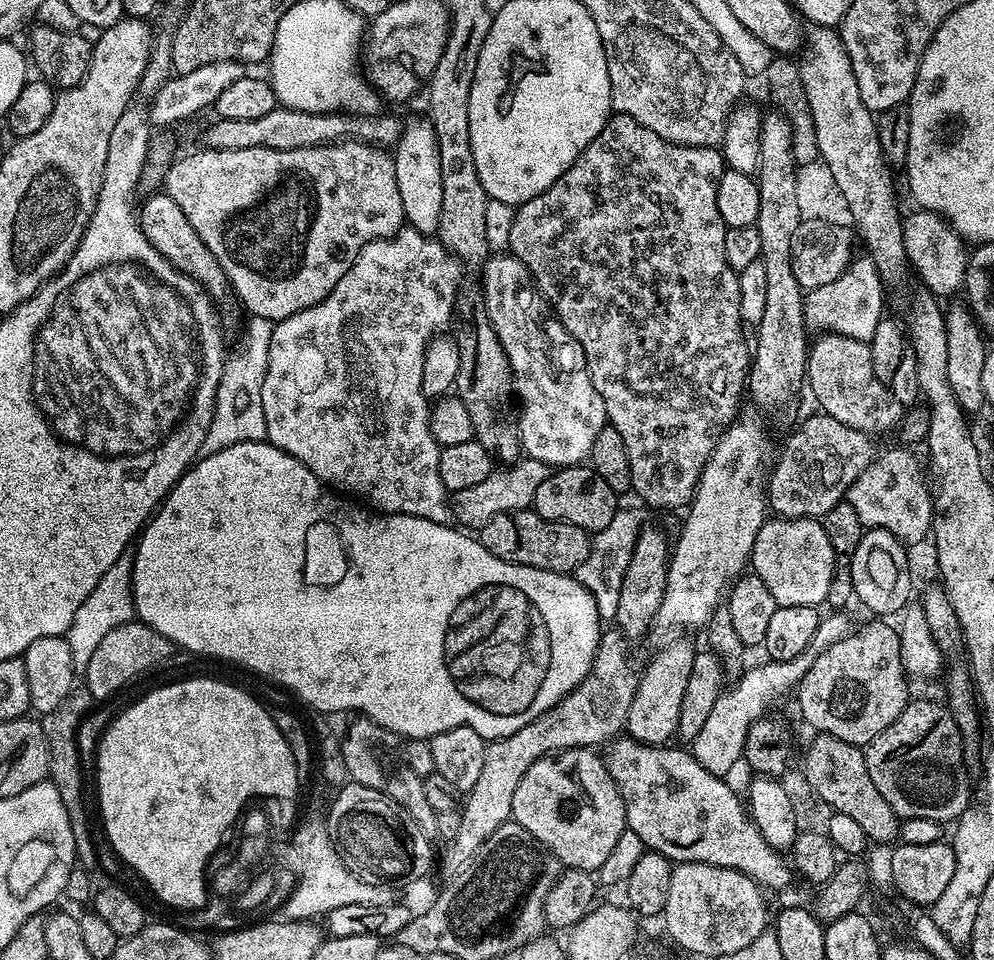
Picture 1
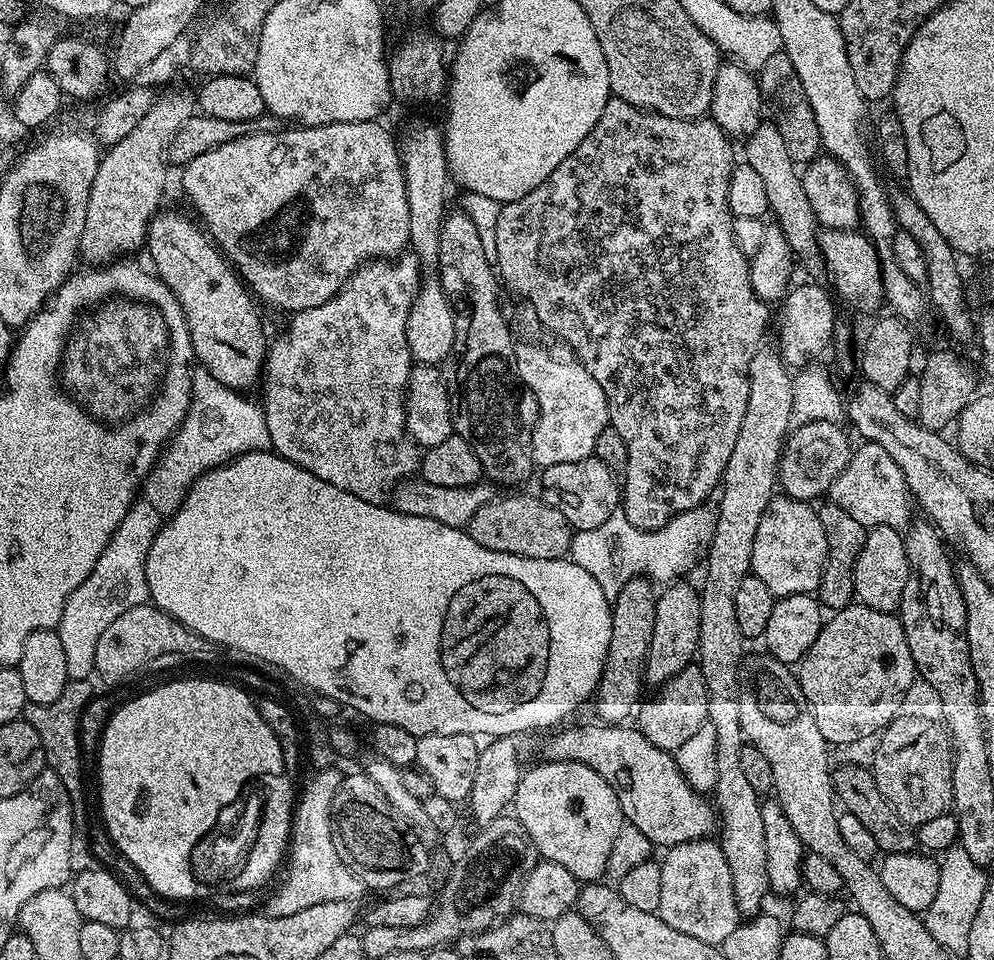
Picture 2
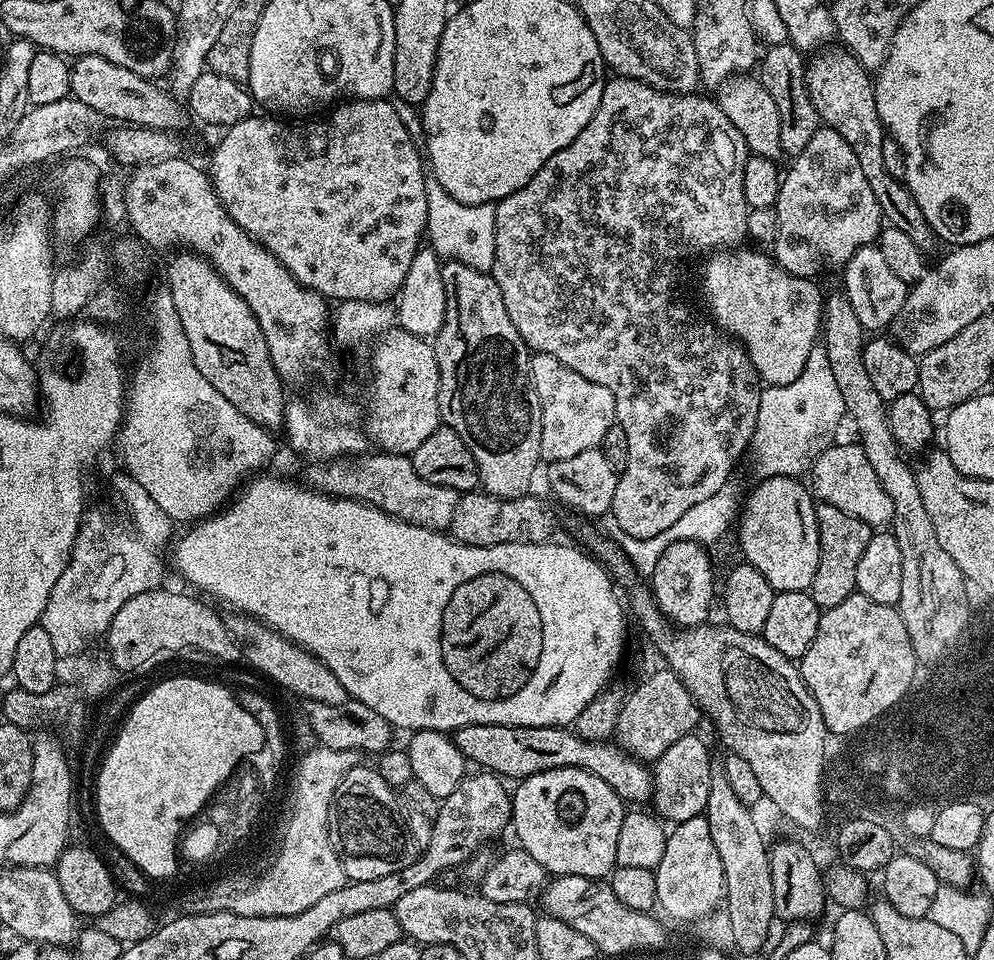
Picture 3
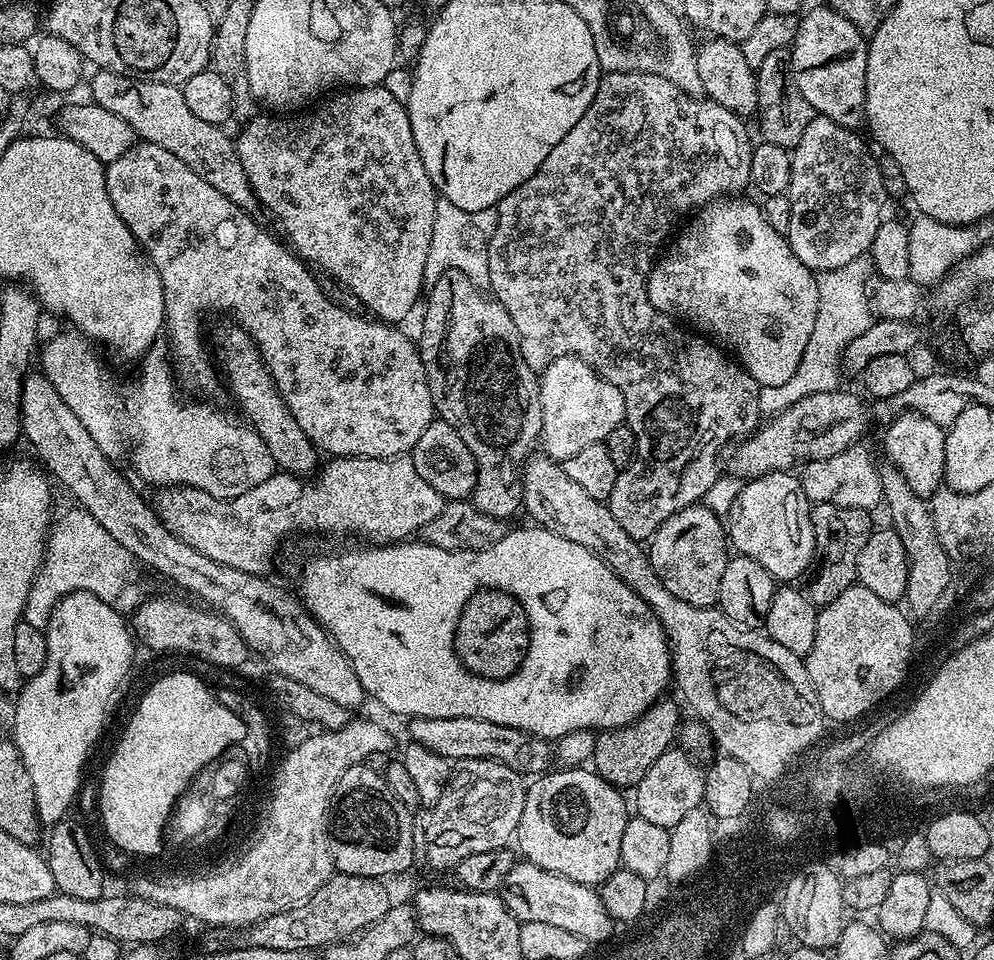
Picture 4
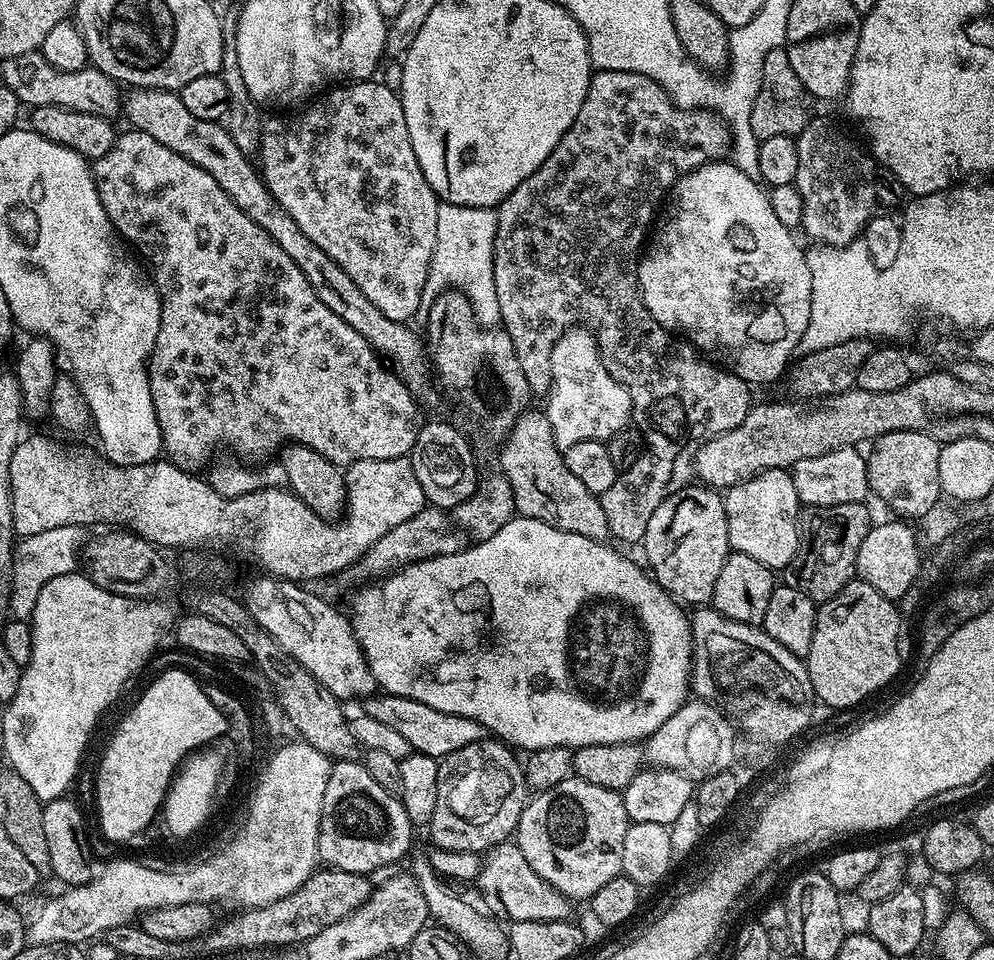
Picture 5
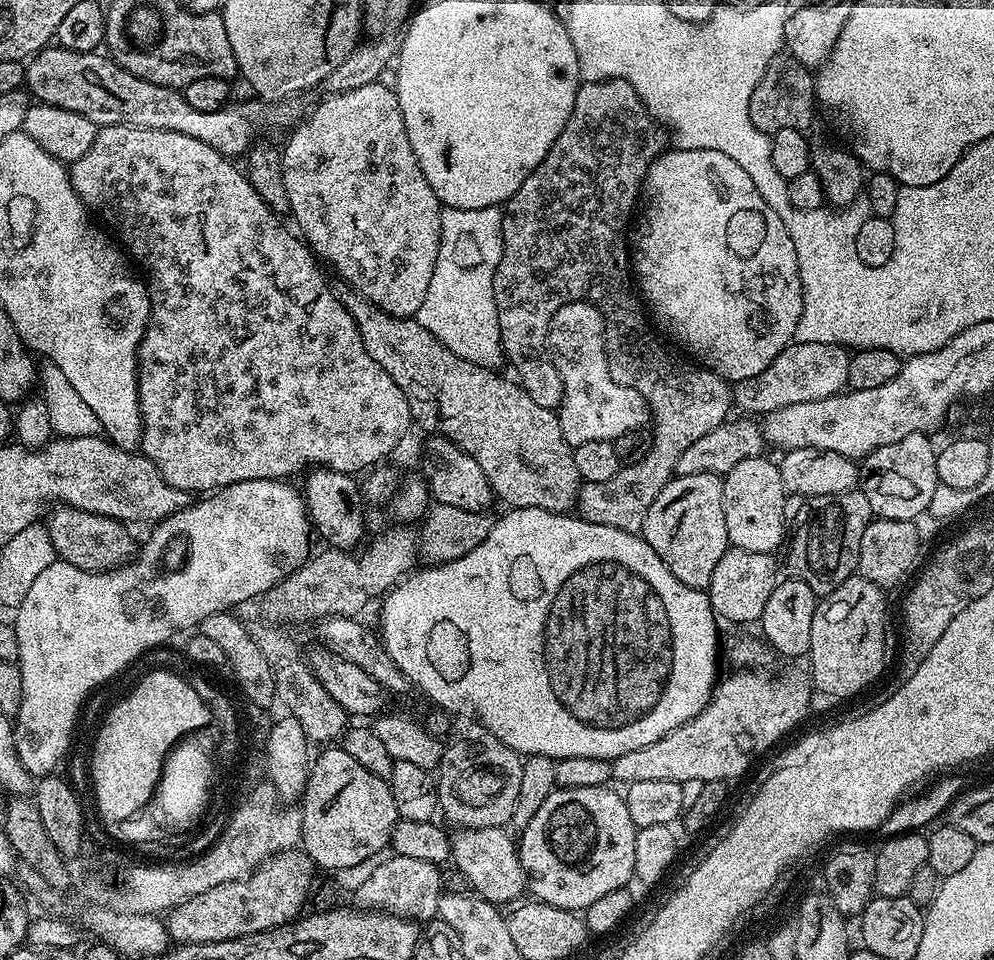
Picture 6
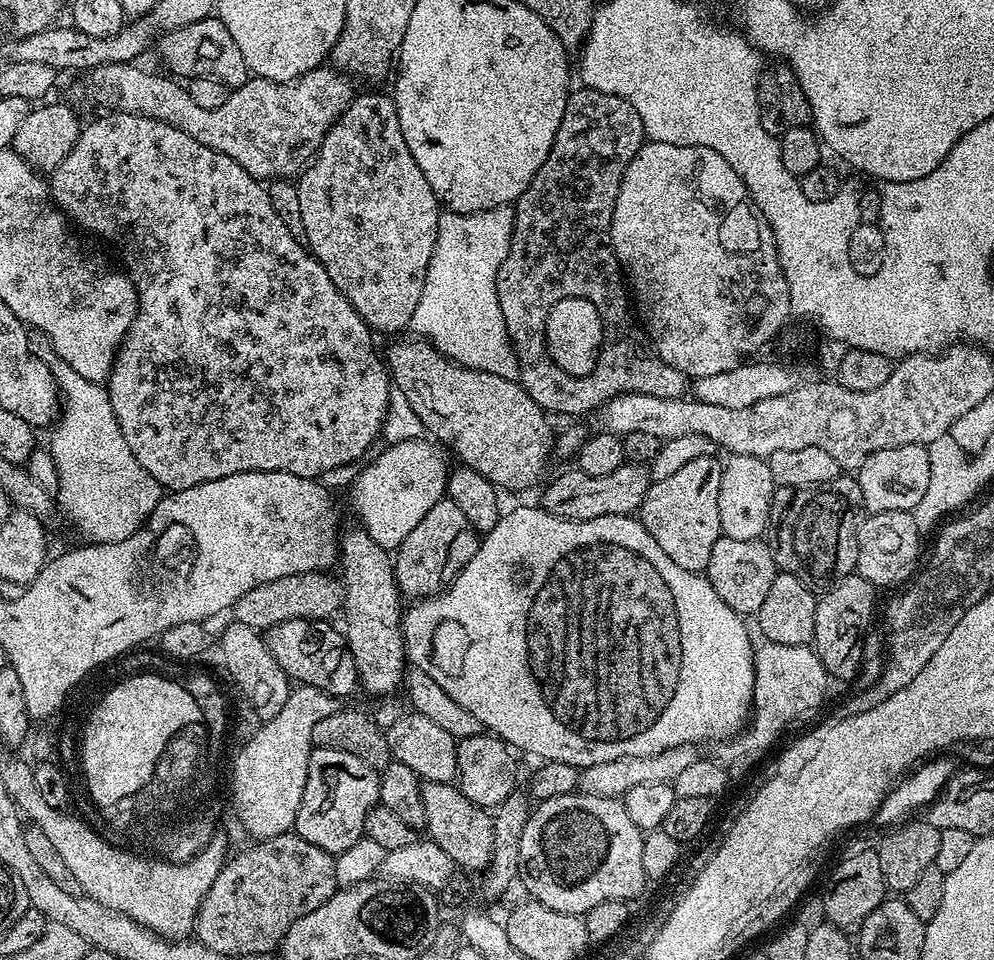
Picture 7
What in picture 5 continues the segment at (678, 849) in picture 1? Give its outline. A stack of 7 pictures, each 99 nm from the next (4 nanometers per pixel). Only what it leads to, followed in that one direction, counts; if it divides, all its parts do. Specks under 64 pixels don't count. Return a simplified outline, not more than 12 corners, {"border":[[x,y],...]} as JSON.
{"border":[[376,694],[363,715],[394,726],[412,751],[443,758],[485,739],[474,718]]}

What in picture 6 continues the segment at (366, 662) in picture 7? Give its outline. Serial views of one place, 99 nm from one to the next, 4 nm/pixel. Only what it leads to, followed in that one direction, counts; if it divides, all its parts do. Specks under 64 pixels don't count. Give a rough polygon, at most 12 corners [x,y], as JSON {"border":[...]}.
{"border":[[313,467],[302,483],[315,535],[329,548],[365,539],[357,477]]}

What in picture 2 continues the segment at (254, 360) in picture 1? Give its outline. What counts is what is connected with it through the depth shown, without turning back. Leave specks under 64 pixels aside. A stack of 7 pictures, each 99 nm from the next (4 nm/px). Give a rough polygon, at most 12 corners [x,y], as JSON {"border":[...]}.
{"border":[[207,374],[148,473],[173,516],[202,474],[270,445],[251,395]]}

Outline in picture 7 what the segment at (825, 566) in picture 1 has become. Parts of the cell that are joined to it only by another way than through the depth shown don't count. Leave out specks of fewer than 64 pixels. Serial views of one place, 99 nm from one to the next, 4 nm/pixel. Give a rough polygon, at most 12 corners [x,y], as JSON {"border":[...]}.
{"border":[[729,455],[718,486],[723,535],[769,531],[778,485],[763,456]]}

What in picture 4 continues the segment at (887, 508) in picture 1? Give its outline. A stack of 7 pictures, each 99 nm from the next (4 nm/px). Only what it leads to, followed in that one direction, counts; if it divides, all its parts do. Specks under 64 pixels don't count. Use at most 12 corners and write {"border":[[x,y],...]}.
{"border":[[863,443],[809,460],[800,485],[812,504],[872,510],[880,468]]}

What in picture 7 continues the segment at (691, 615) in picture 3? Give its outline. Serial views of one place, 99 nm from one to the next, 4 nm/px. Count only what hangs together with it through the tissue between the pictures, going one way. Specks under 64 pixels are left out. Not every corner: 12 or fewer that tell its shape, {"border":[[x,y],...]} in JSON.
{"border":[[721,457],[649,483],[638,519],[682,570],[720,537]]}

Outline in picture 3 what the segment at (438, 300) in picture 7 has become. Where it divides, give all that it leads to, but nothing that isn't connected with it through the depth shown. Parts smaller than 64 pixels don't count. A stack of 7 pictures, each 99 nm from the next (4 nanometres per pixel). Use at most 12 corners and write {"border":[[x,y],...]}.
{"border":[[432,178],[426,240],[441,261],[494,266],[495,207]]}

